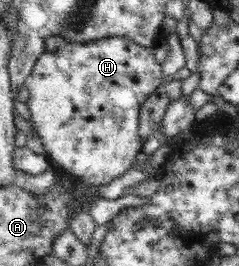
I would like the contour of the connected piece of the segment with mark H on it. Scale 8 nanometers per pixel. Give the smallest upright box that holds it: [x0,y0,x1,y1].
[25,37,163,187]

